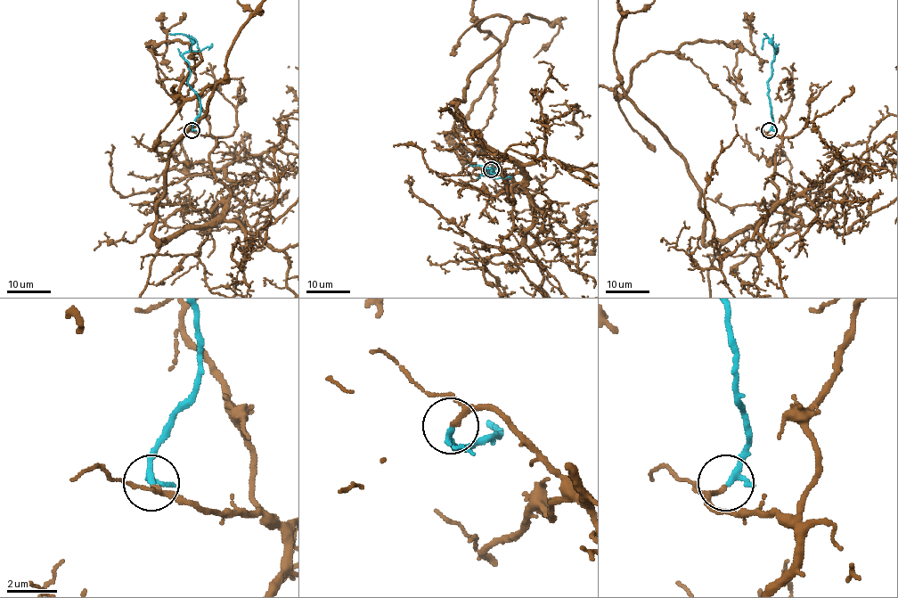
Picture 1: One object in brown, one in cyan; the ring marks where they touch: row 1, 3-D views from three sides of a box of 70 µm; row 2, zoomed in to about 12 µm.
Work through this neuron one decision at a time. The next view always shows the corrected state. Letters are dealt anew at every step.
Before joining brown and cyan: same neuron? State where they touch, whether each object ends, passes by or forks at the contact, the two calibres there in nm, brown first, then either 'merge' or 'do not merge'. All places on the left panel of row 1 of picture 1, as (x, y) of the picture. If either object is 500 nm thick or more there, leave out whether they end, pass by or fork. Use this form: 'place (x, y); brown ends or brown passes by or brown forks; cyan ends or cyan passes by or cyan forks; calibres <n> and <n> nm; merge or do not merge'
place (191, 130); brown passes by; cyan passes by; calibres 150 and 200 nm; merge

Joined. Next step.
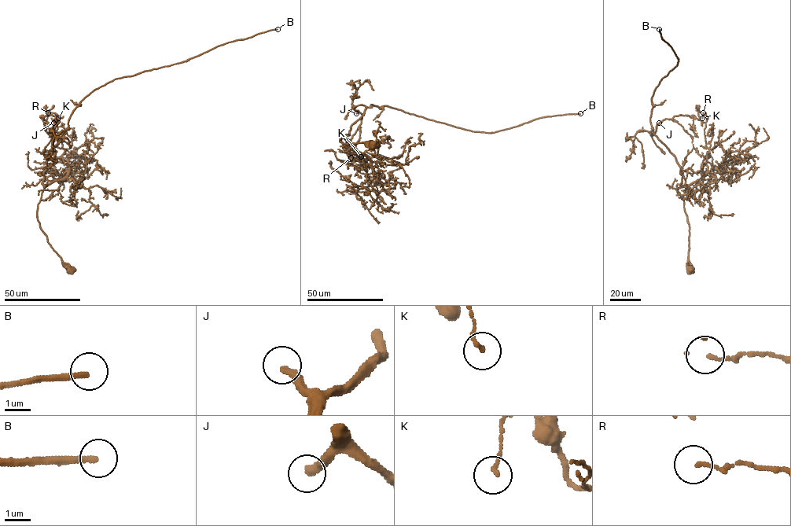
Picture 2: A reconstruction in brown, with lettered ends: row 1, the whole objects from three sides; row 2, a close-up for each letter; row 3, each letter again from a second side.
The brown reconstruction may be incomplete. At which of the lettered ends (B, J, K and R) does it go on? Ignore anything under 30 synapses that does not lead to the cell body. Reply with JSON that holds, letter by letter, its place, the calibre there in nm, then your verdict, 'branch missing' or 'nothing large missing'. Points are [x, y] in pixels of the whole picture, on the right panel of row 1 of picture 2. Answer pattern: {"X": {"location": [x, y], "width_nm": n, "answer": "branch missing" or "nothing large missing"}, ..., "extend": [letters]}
{"B": {"location": [659, 29], "width_nm": 240, "answer": "branch missing"}, "J": {"location": [659, 123], "width_nm": 320, "answer": "branch missing"}, "K": {"location": [702, 118], "width_nm": 150, "answer": "nothing large missing"}, "R": {"location": [703, 112], "width_nm": 140, "answer": "nothing large missing"}, "extend": ["B", "J"]}

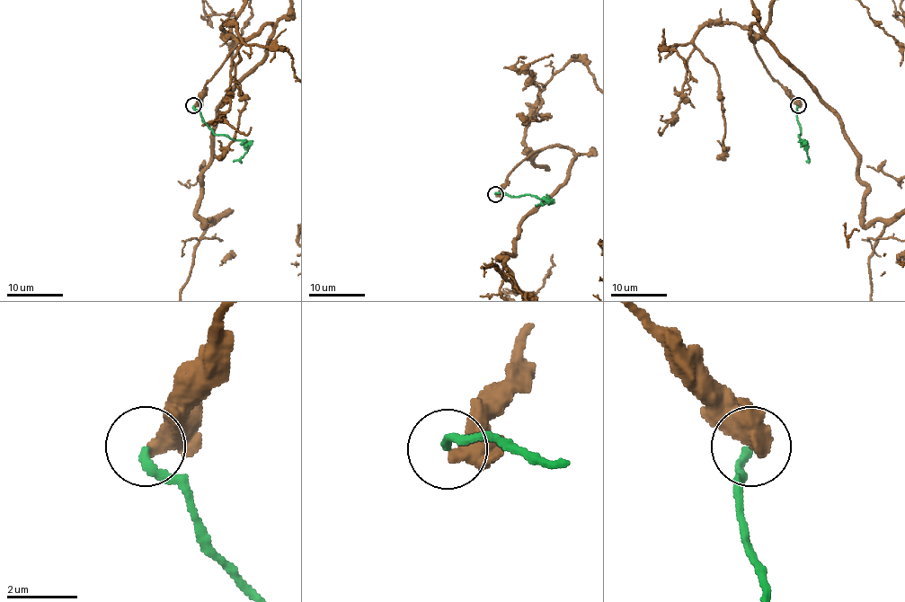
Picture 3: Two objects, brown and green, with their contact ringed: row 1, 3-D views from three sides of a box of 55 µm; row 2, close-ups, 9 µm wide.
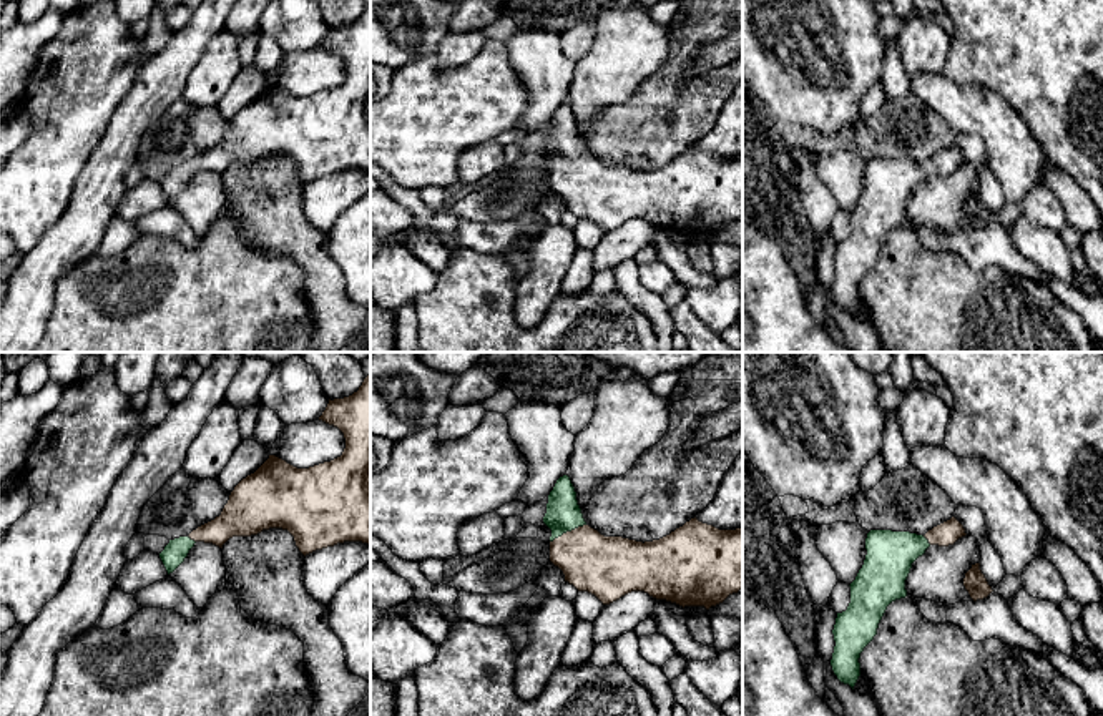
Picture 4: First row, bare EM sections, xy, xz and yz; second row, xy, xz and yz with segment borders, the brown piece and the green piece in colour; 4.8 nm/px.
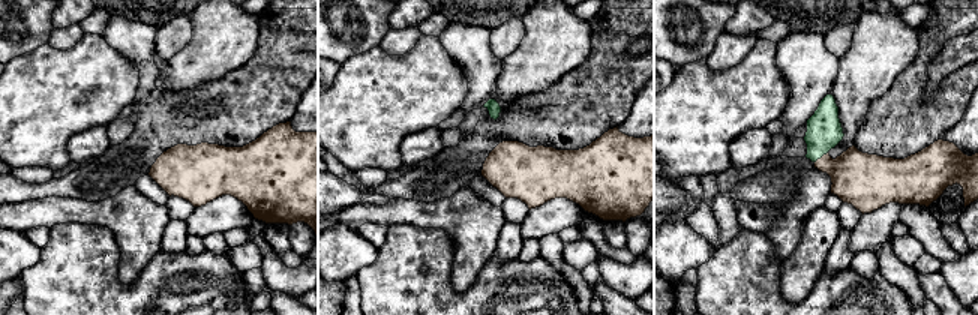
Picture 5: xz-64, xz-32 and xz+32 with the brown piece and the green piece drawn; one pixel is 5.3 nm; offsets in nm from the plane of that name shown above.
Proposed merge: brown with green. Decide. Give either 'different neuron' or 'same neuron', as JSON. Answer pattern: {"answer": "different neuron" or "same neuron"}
{"answer": "same neuron"}

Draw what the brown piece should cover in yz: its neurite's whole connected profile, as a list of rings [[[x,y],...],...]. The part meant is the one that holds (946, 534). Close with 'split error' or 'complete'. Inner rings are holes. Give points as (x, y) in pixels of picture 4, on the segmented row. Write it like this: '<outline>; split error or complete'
[[[952,517],[925,535],[870,530],[865,560],[851,586],[851,603],[837,613],[831,666],[837,679],[852,689],[860,676],[860,653],[877,635],[887,606],[907,596],[905,580],[912,563],[930,545],[949,547],[965,537],[963,525]]]; split error

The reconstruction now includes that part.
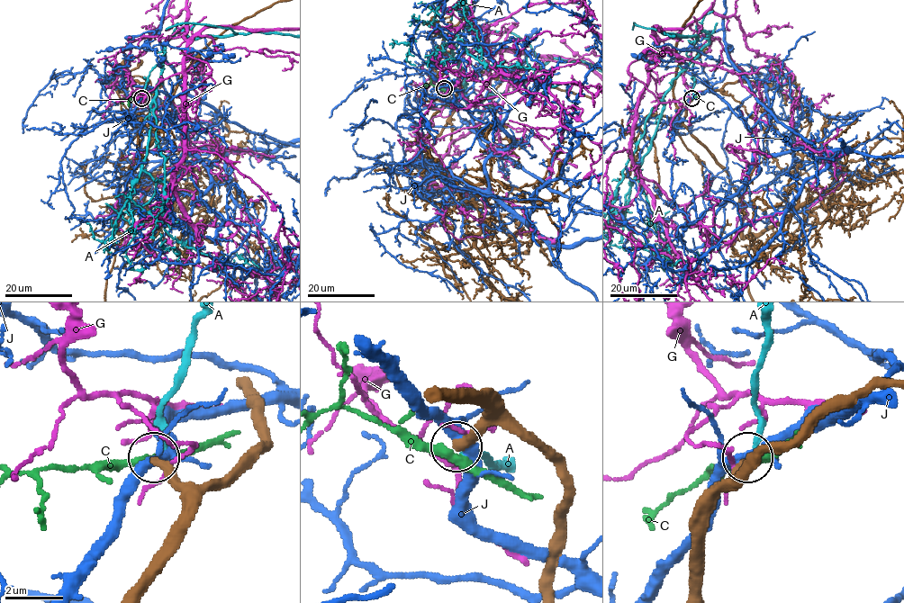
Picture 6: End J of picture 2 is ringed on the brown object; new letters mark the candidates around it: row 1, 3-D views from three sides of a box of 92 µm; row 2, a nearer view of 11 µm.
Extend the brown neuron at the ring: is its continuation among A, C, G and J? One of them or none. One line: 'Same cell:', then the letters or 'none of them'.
Same cell: none of them

